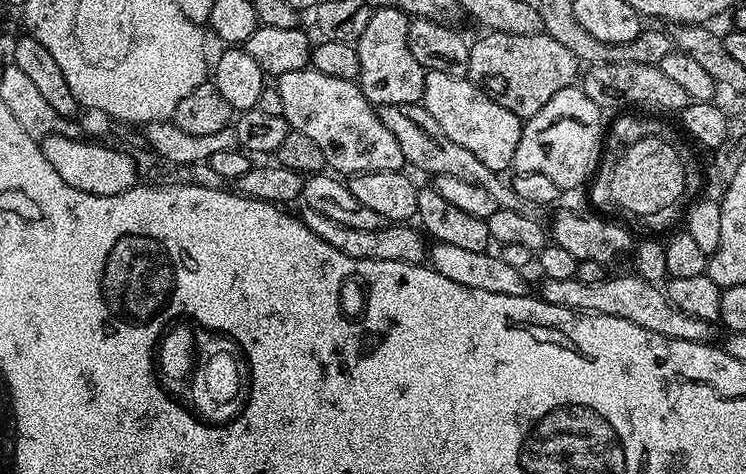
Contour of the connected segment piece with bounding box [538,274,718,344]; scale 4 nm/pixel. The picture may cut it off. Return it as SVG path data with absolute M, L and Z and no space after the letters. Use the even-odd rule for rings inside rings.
M605 275L602 282L578 282L578 278L547 278L543 281L539 299L550 302L554 306L569 308L575 312L593 312L594 314L610 314L610 318L626 318L626 322L634 322L634 326L642 326L646 330L654 330L654 334L662 334L666 338L678 338L686 342L715 341L716 324L706 322L702 318L694 318L694 314L686 314L678 310L668 301L668 293L663 287L643 280L640 276Z

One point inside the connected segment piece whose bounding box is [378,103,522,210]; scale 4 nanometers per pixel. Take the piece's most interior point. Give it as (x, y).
(424, 144)

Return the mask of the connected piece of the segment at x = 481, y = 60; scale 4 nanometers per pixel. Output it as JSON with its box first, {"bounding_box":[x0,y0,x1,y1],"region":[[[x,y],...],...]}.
{"bounding_box":[467,32,578,118],"region":[[[488,32],[484,34],[477,44],[471,45],[472,53],[468,63],[467,79],[477,83],[487,92],[491,100],[497,100],[506,110],[513,112],[515,116],[527,118],[538,114],[558,90],[569,87],[576,76],[578,61],[562,42],[558,42],[554,37],[539,32],[538,34],[502,34],[501,32]]]}

